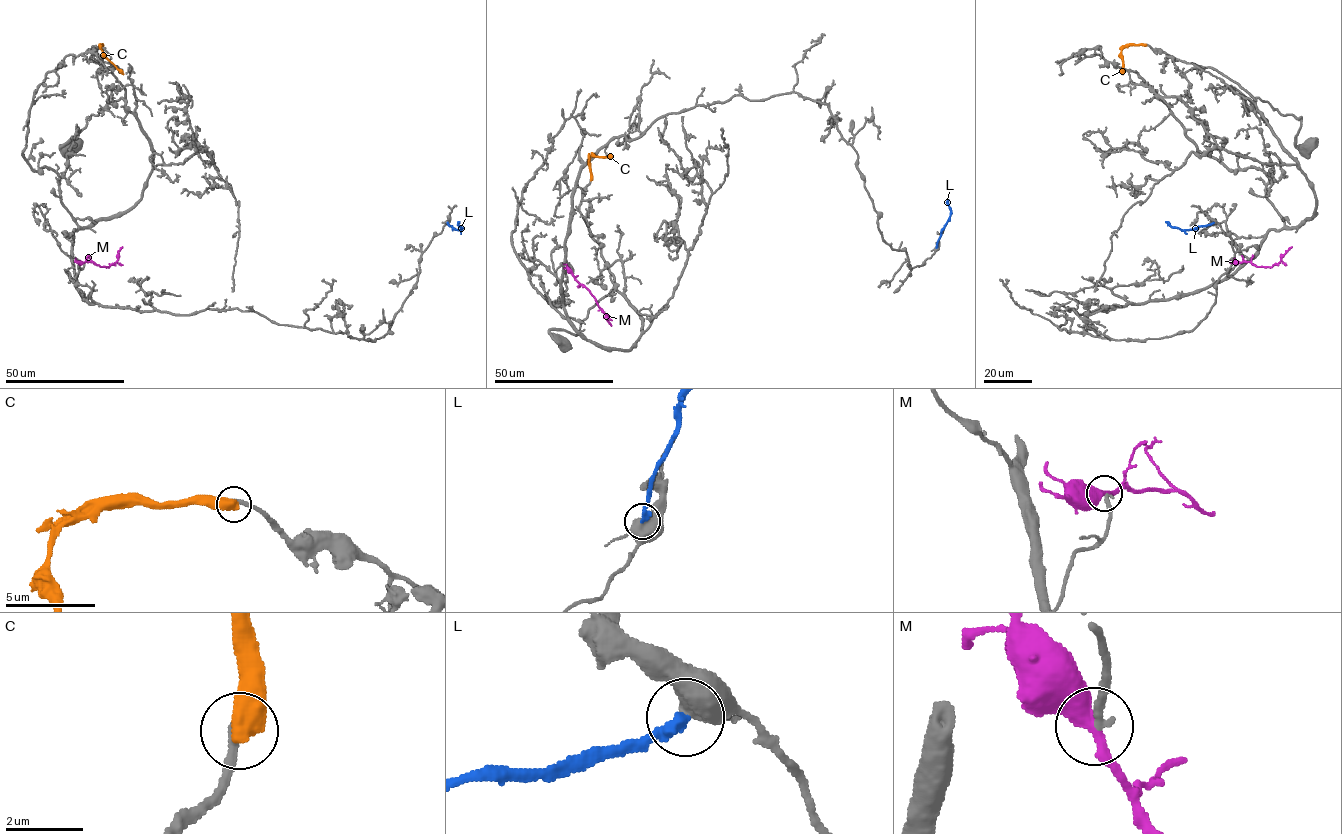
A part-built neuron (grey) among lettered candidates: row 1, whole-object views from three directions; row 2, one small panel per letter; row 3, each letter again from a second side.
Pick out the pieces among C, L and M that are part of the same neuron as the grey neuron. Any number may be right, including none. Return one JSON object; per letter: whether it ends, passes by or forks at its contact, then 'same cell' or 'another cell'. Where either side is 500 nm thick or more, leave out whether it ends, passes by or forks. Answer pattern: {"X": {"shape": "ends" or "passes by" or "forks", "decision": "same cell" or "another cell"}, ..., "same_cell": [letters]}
{"C": {"decision": "another cell"}, "L": {"decision": "another cell"}, "M": {"shape": "passes by", "decision": "same cell"}, "same_cell": ["M"]}

